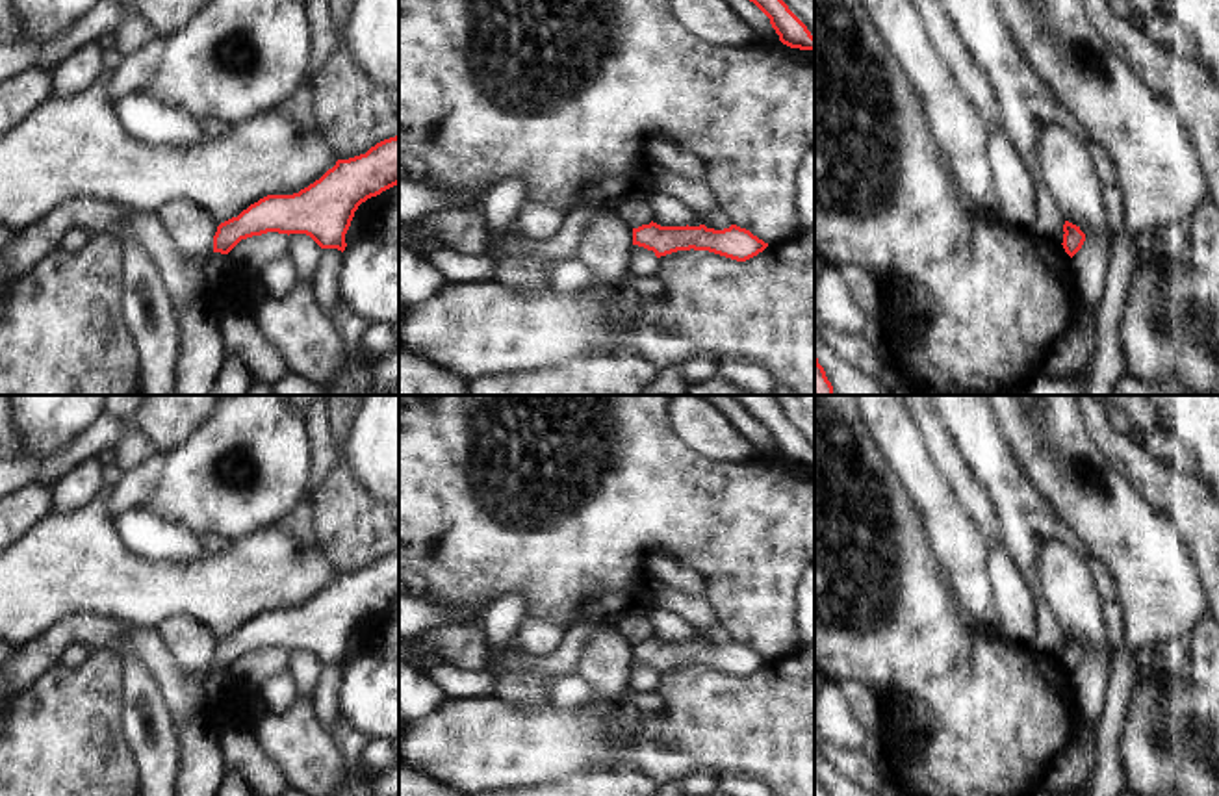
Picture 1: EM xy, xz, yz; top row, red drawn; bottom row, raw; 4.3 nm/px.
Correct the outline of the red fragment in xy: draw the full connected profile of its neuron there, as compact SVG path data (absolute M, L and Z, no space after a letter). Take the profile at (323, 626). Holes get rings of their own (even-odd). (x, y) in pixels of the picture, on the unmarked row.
M399 551L384 555L371 562L366 570L338 575L319 596L293 610L267 610L250 620L237 633L217 642L213 651L213 668L228 670L241 655L278 649L306 649L321 664L345 666L345 649L351 642L354 627L362 618L399 599Z

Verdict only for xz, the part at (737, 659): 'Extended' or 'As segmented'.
As segmented

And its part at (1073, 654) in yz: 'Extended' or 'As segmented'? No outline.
As segmented

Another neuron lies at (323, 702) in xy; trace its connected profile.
M321 664L317 683L310 700L319 727L328 735L338 718L338 690L341 687L341 666Z

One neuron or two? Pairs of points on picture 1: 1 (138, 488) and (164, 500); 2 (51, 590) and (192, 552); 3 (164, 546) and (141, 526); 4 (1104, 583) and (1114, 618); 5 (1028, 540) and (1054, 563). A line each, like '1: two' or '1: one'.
1: two
2: two
3: one
4: one
5: two

